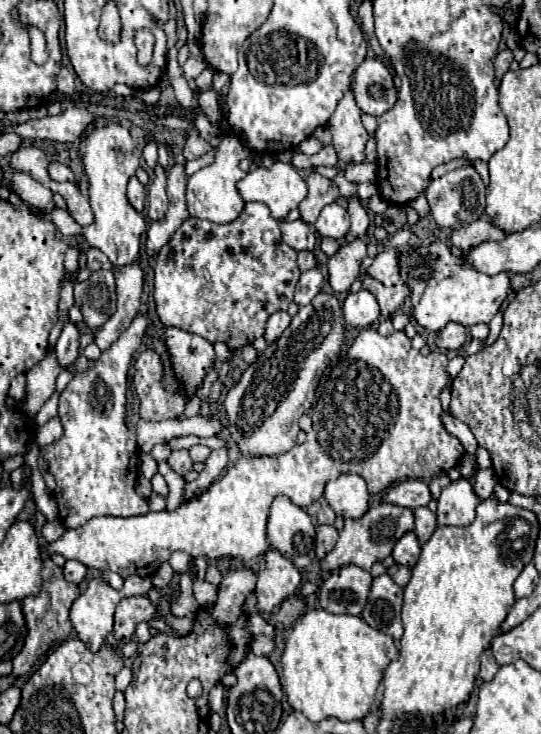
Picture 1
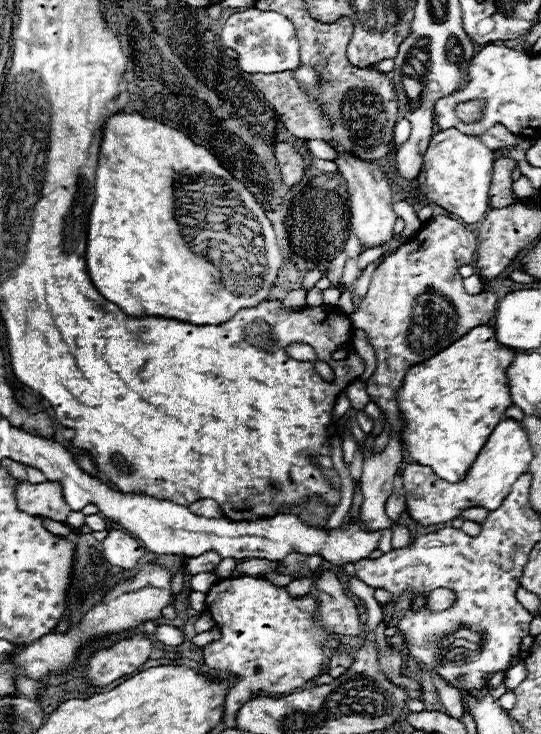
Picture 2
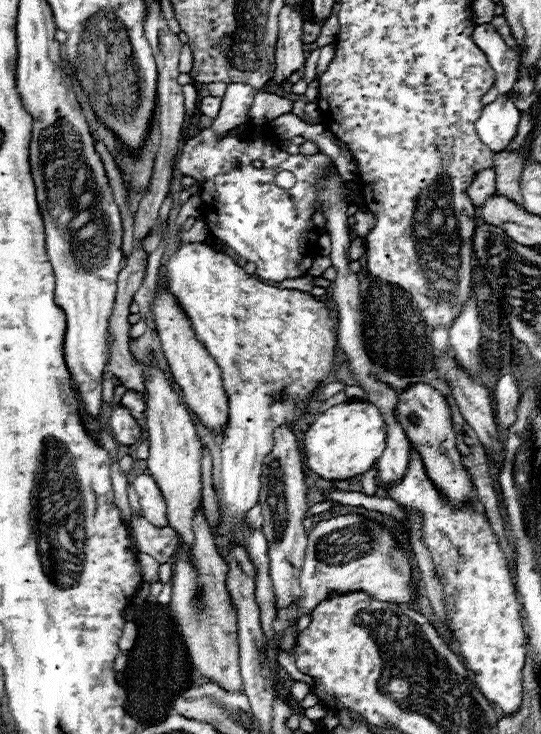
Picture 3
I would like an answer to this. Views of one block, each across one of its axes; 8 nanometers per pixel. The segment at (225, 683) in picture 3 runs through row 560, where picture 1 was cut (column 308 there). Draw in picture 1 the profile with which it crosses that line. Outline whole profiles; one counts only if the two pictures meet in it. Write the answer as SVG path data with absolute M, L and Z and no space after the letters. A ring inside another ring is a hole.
M310 172L310 176L306 178L306 184L308 184L308 196L300 202L298 210L300 210L300 218L306 224L314 224L320 210L326 204L336 202L340 192L338 192L338 186L332 180L320 176L318 172Z

